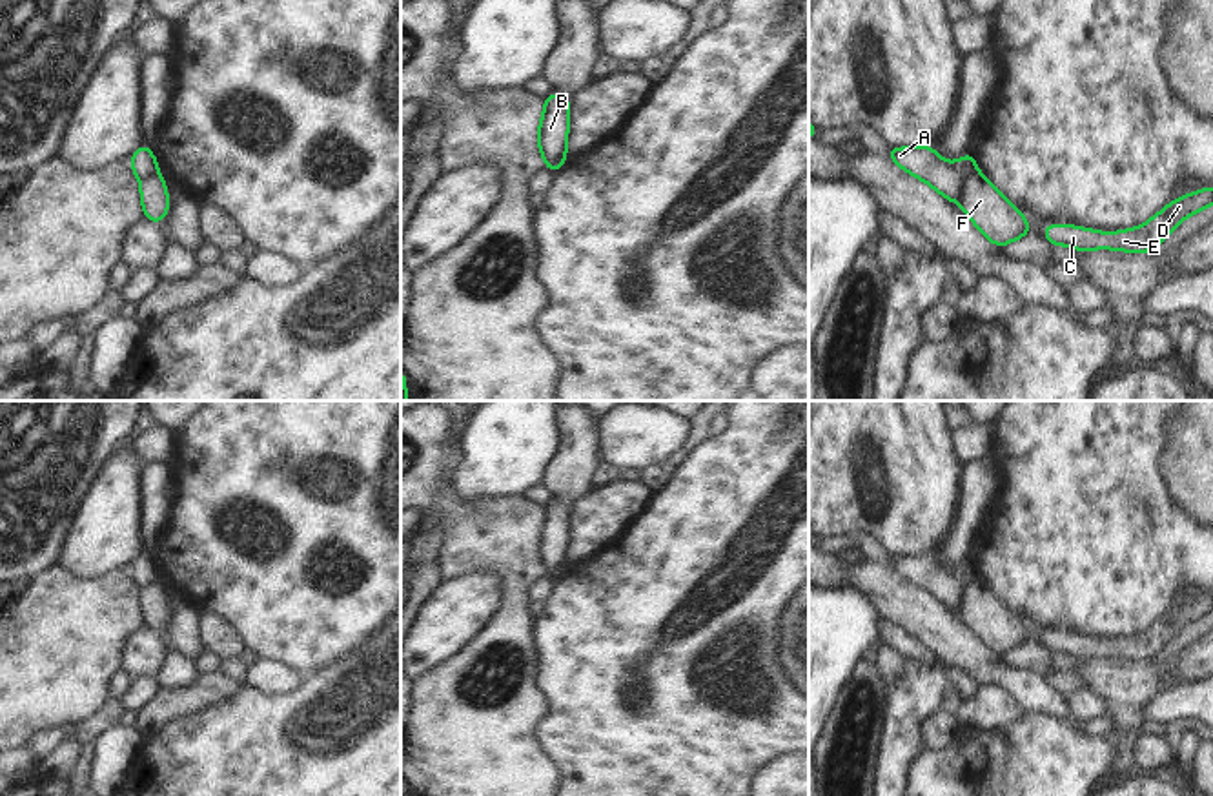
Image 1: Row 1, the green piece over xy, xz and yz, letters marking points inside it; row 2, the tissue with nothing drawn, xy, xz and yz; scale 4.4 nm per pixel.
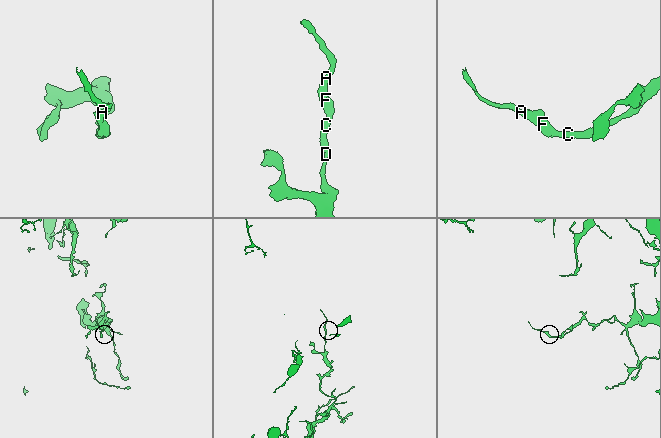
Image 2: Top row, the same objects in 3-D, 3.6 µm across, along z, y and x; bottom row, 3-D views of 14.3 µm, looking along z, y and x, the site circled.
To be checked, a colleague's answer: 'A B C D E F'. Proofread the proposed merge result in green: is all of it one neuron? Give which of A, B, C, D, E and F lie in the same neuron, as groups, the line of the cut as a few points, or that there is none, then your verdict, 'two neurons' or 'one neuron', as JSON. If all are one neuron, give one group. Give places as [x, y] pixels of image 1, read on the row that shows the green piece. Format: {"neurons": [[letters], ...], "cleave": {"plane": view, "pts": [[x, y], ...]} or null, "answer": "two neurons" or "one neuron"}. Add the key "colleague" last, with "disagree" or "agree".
{"neurons": [["A", "B"], ["C", "D", "E", "F"]], "cleave": {"plane": "yz", "pts": [[977, 172], [969, 175], [960, 197]]}, "answer": "two neurons", "colleague": "disagree"}

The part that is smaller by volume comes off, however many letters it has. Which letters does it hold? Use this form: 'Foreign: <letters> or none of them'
Foreign: A, B

